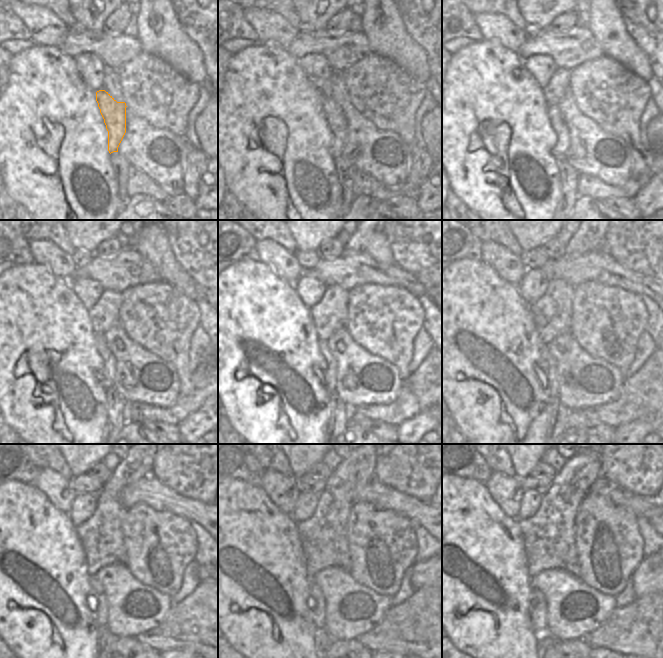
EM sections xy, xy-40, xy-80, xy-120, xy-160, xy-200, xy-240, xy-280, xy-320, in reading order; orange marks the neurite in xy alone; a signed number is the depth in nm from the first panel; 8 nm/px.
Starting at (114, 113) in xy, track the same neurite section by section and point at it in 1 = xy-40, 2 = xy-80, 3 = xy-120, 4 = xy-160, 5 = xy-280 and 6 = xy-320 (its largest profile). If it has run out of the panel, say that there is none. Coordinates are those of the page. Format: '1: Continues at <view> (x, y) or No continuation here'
1: Continues at xy-40 (335, 117)
2: Continues at xy-80 (562, 136)
3: Continues at xy-120 (107, 373)
4: Continues at xy-160 (329, 380)
5: Continues at xy-280 (315, 602)
6: Continues at xy-320 (537, 607).

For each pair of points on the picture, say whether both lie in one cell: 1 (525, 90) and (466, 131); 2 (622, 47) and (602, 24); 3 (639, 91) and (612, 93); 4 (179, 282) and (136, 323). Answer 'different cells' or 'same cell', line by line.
1: same cell
2: same cell
3: same cell
4: different cells

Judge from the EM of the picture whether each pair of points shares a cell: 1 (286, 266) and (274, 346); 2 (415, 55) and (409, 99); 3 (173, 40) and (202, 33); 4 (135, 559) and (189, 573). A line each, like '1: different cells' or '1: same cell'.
1: different cells
2: different cells
3: different cells
4: different cells

